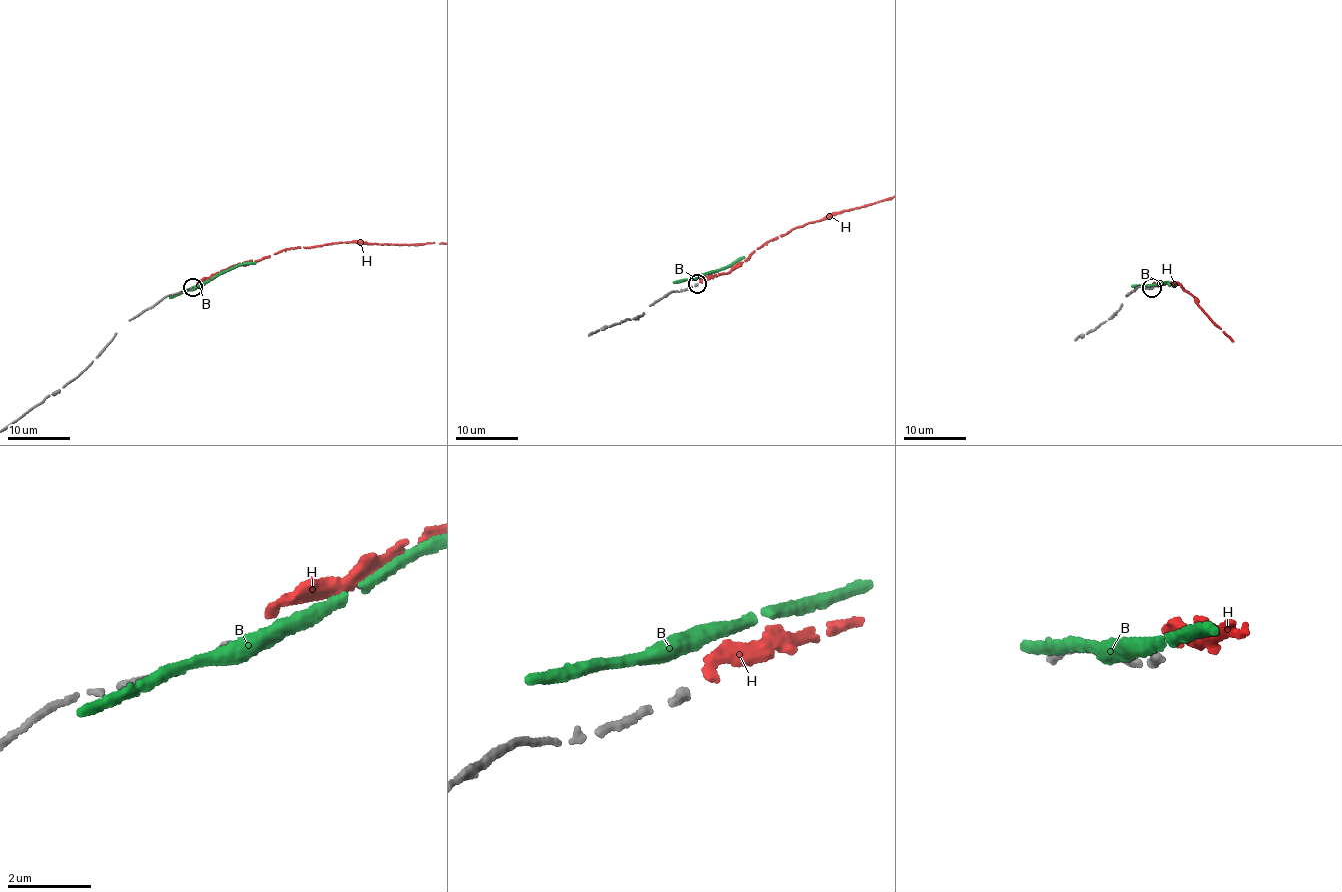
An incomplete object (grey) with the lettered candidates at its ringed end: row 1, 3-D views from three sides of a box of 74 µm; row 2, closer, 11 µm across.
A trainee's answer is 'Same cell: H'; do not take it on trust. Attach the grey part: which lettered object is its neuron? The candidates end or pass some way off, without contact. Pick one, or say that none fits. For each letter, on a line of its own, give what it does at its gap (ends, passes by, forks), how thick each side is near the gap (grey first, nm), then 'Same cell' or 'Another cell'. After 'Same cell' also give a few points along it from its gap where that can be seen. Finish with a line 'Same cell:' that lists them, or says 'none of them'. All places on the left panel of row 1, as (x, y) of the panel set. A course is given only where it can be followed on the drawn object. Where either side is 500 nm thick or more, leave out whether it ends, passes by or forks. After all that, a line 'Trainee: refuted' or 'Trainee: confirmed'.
B: It passes by. Thickness 180 nm (grey) against 400 nm. Another cell
H: It ends there. Thickness 180 nm (grey) against 220 nm. Another cell
Same cell: none of them
Trainee: refuted

